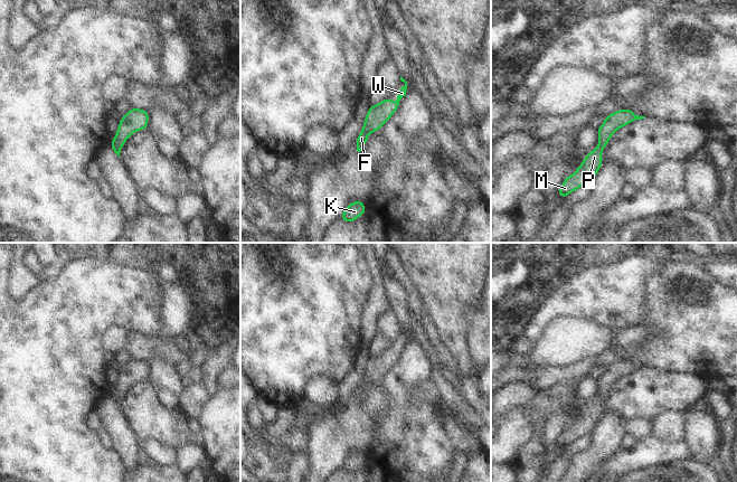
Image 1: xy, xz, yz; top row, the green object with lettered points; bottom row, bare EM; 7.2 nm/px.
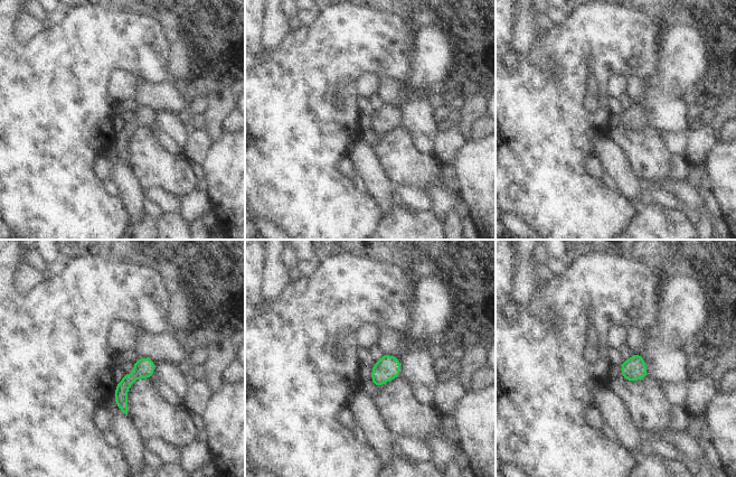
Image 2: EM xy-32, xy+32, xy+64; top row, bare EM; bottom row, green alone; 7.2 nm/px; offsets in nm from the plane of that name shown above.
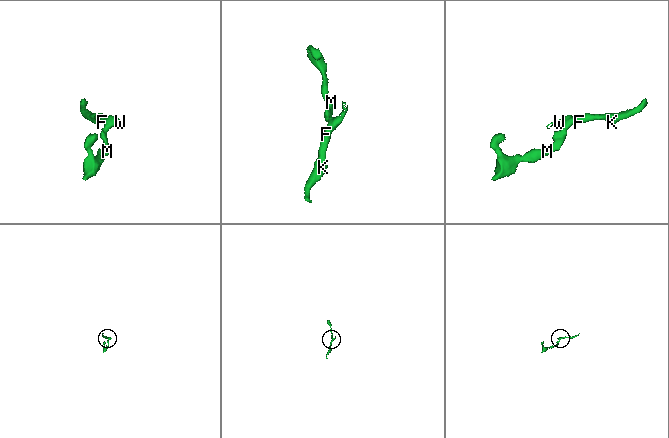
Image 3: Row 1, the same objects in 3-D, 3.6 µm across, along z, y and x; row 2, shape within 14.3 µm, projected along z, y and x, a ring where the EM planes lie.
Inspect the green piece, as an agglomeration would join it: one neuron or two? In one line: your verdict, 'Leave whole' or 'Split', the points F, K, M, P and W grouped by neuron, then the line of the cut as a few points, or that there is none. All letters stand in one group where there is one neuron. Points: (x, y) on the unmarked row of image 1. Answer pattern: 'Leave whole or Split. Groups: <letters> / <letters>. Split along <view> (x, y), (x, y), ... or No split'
Leave whole. Groups: F K M P W. No split.

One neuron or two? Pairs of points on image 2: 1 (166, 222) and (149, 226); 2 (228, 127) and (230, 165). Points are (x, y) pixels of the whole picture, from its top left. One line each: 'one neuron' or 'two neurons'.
1: one neuron
2: two neurons

